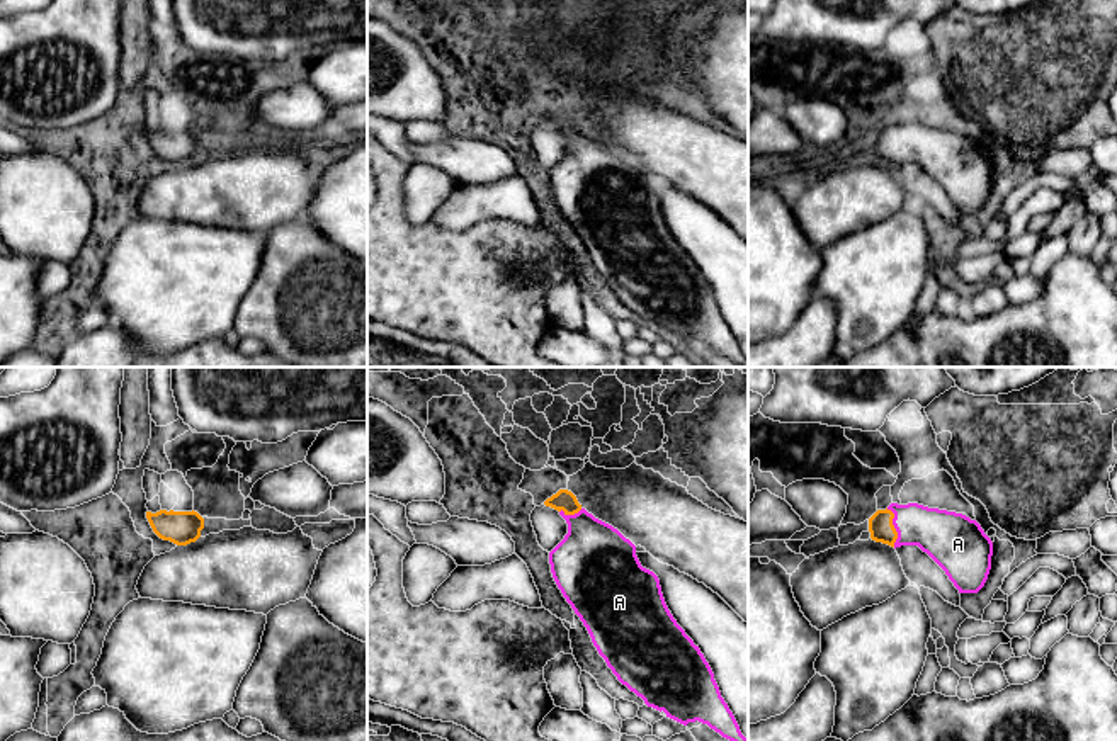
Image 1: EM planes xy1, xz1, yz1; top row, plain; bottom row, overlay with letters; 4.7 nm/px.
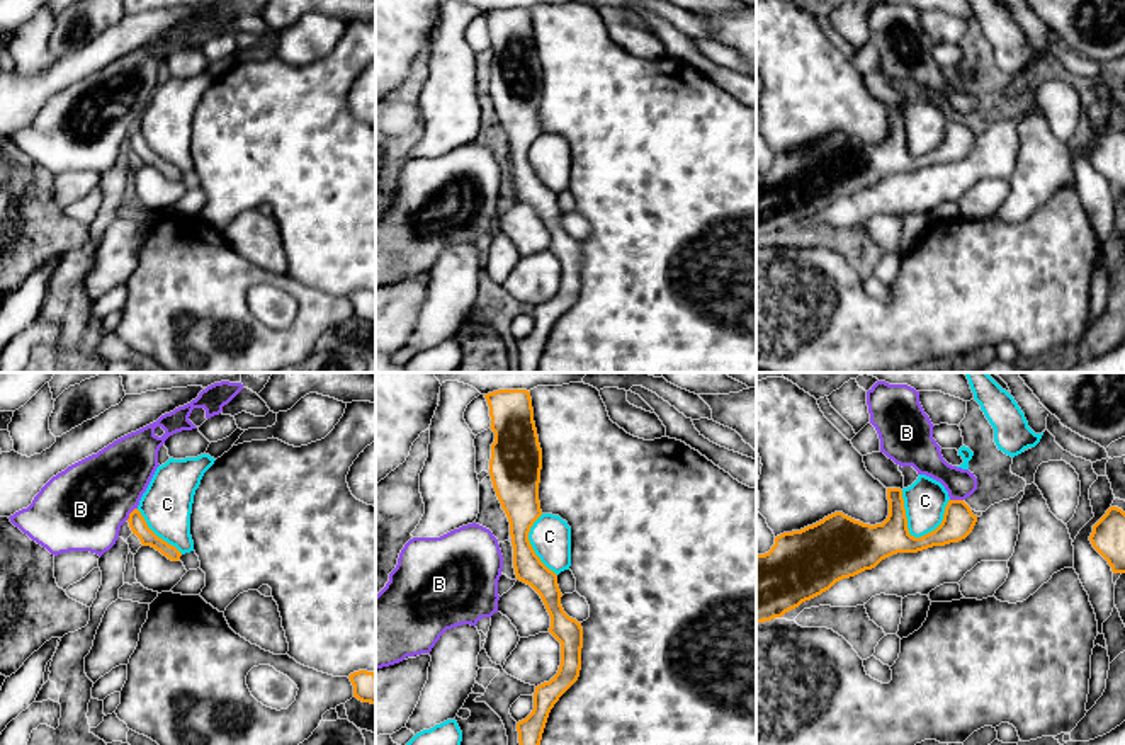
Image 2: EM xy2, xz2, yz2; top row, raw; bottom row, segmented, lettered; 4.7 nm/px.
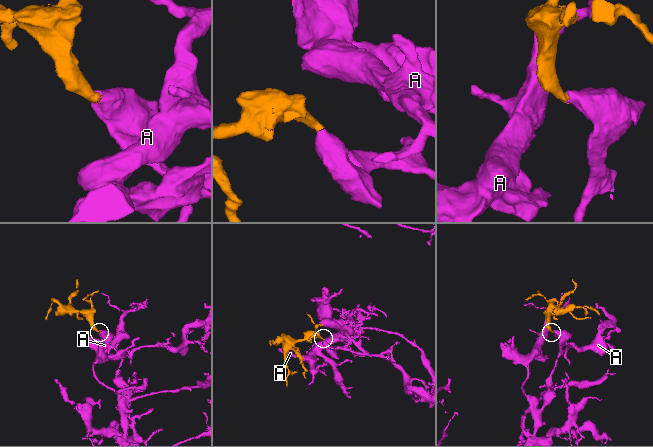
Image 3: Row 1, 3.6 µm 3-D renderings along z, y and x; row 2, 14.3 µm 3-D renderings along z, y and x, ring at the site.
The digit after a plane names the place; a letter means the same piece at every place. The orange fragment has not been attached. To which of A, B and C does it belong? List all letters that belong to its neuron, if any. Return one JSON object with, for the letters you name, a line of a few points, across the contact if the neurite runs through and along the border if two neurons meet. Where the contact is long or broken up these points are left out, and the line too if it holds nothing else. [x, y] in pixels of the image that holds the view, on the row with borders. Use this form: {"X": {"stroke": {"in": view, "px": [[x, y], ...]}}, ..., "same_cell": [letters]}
{"A": {"stroke": {"in": "yz1", "px": [[881, 527], [893, 527], [929, 527], [944, 536]]}}, "same_cell": ["A"]}

